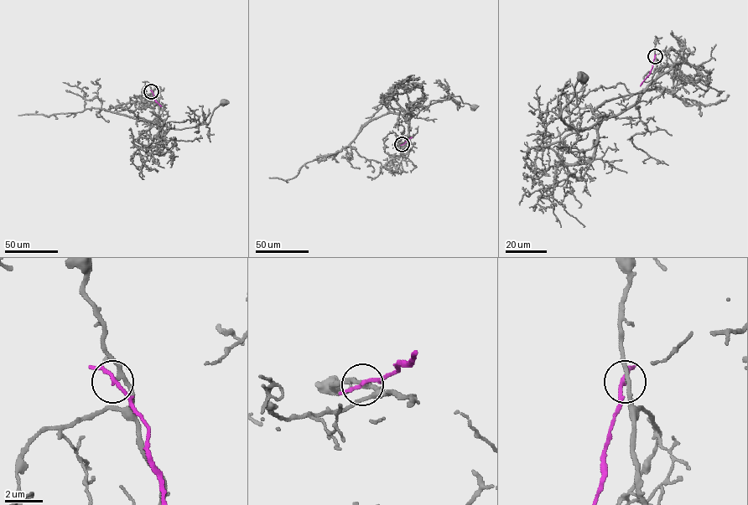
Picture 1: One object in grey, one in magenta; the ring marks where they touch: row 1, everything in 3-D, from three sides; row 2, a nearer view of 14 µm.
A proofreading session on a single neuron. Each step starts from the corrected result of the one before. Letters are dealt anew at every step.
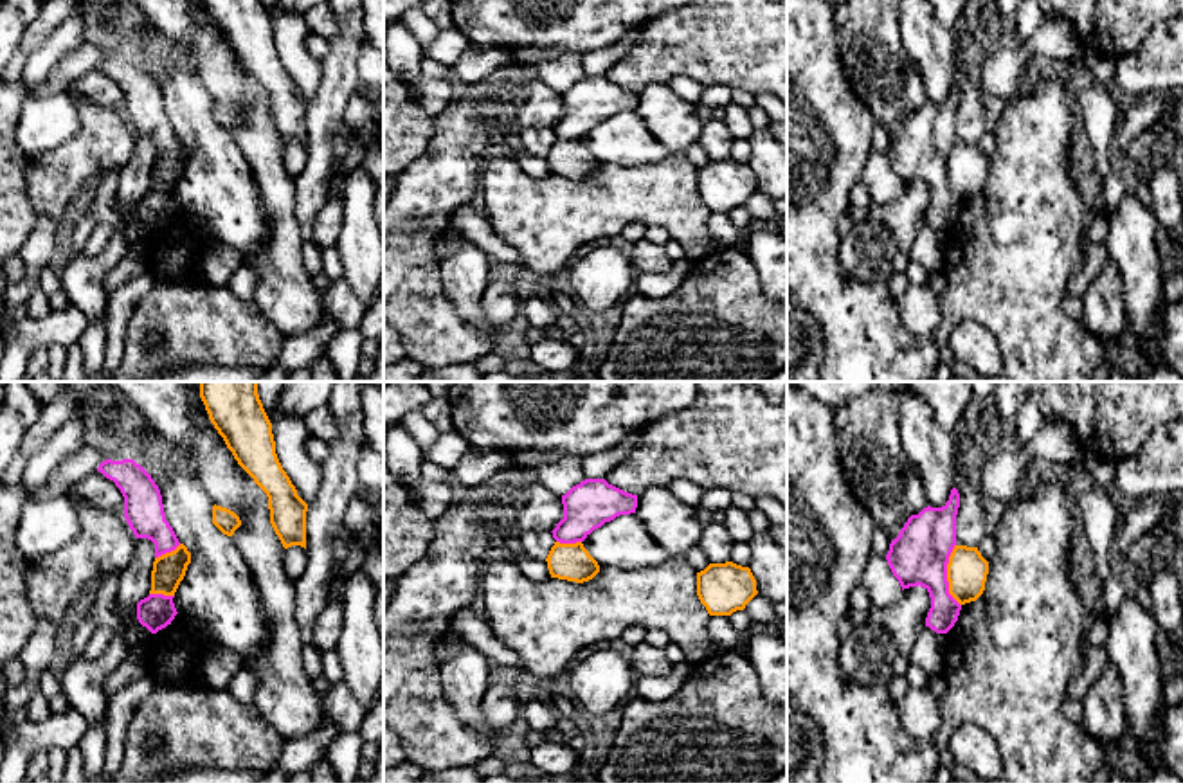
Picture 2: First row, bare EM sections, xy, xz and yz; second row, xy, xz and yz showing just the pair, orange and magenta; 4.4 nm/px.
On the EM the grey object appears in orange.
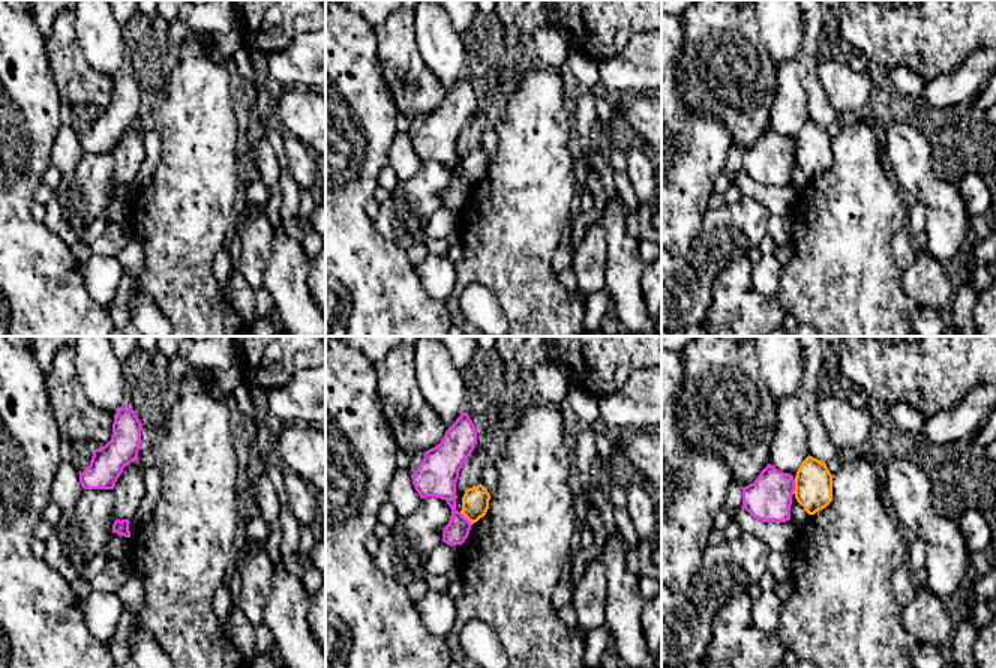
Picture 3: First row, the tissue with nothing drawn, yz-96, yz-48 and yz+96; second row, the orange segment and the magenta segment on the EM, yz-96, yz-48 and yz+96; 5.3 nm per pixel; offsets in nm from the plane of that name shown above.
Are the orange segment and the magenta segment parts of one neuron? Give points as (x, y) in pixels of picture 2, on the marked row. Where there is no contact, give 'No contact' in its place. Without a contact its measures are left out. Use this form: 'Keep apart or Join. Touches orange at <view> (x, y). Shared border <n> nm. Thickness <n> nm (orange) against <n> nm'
Keep apart. Touches orange at yz (948, 575). Shared border 280 nm. Thickness 180 nm (orange) against 260 nm

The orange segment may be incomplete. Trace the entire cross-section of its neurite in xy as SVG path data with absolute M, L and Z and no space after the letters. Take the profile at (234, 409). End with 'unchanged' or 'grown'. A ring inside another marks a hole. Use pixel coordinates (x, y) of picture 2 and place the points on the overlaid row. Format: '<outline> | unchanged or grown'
M200 382L200 398L238 464L266 493L270 524L283 547L306 549L308 504L297 495L277 459L257 382Z | unchanged

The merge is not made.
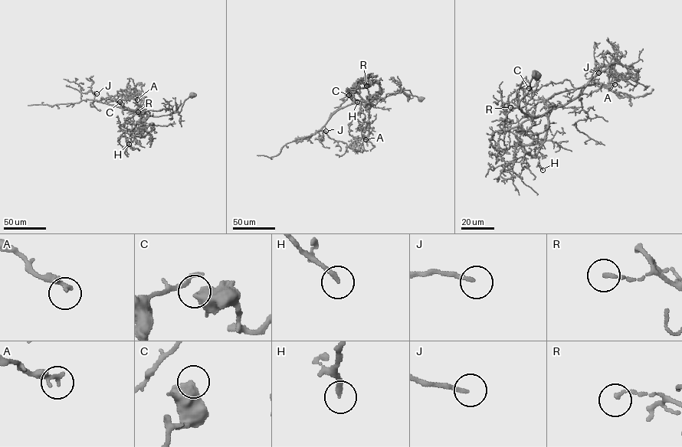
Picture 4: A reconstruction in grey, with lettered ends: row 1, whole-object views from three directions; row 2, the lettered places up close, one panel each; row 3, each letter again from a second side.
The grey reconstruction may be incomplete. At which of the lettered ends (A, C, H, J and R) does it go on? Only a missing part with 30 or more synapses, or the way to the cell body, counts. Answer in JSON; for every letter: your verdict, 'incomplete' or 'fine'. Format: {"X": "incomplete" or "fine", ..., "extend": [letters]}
{"A": "fine", "C": "fine", "H": "fine", "J": "fine", "R": "fine", "extend": []}

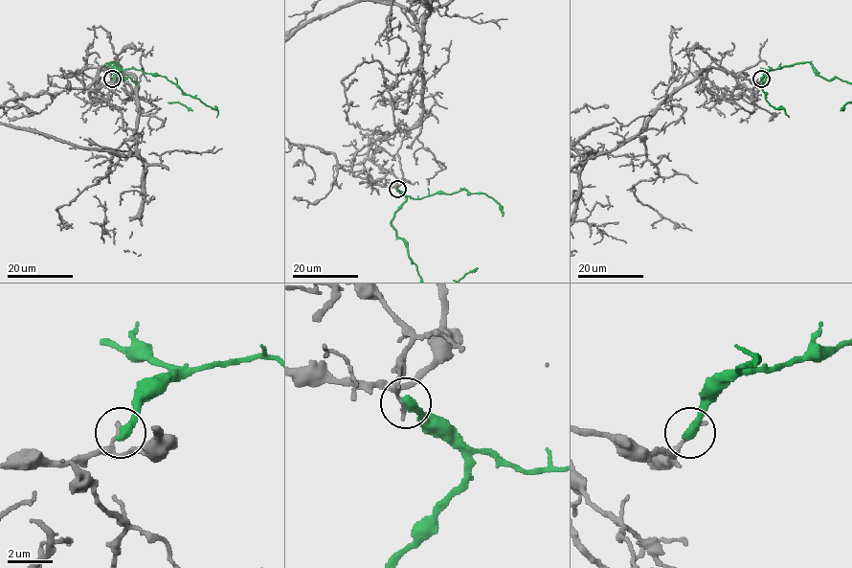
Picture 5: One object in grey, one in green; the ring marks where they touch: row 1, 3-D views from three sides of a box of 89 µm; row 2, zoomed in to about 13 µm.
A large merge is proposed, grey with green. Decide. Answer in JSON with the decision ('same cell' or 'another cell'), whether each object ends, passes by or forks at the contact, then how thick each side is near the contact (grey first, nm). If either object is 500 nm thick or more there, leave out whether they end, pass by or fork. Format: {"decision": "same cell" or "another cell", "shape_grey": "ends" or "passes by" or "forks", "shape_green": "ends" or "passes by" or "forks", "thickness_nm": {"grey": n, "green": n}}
{"decision": "another cell", "shape_grey": "ends", "shape_green": "ends", "thickness_nm": {"grey": 190, "green": 440}}

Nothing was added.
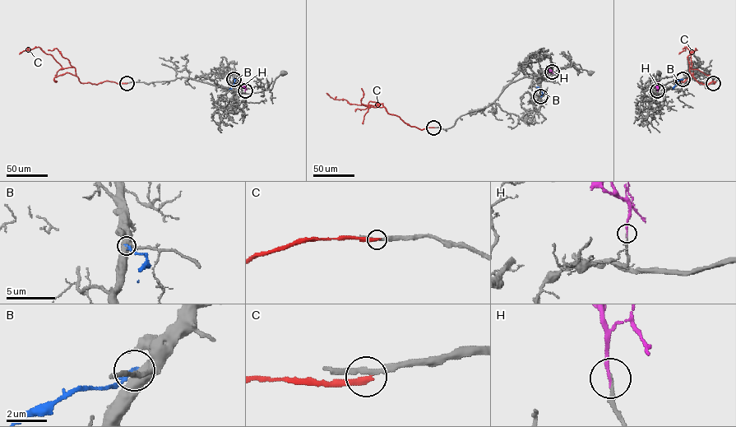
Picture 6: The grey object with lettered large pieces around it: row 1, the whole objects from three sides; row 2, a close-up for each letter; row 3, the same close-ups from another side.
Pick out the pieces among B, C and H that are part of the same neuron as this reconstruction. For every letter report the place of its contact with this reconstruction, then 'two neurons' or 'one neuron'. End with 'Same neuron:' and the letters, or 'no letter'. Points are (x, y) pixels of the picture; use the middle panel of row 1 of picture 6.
B: (540, 96) | two neurons
C: (433, 127) | two neurons
H: (552, 71) | one neuron
Same neuron: H

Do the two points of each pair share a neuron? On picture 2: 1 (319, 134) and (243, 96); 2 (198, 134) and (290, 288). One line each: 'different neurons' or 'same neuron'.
1: different neurons
2: different neurons

